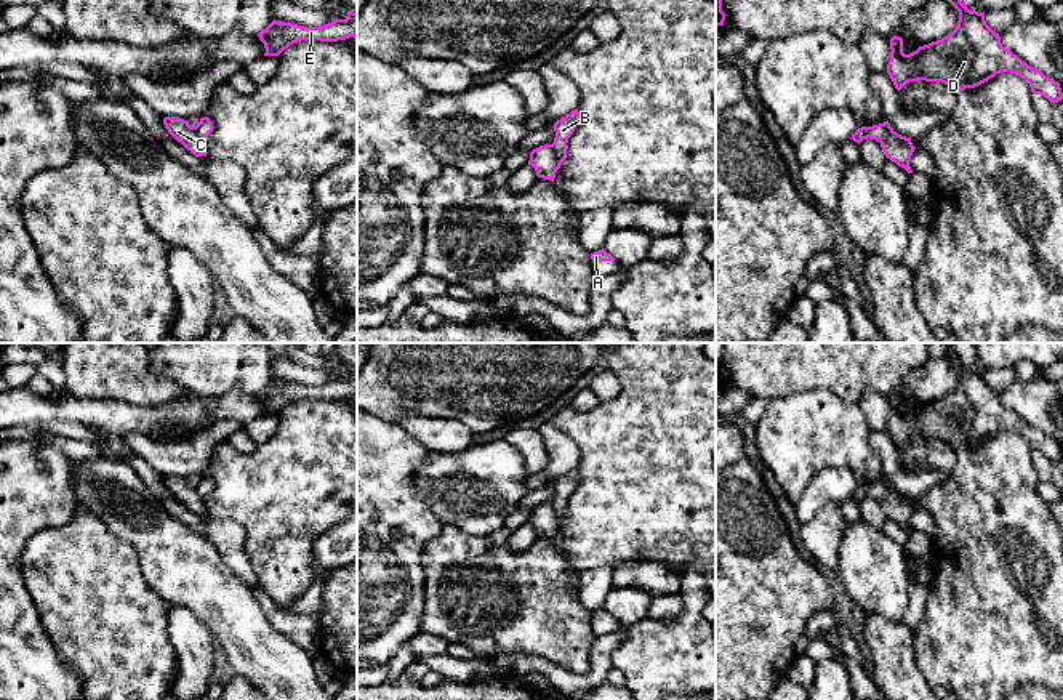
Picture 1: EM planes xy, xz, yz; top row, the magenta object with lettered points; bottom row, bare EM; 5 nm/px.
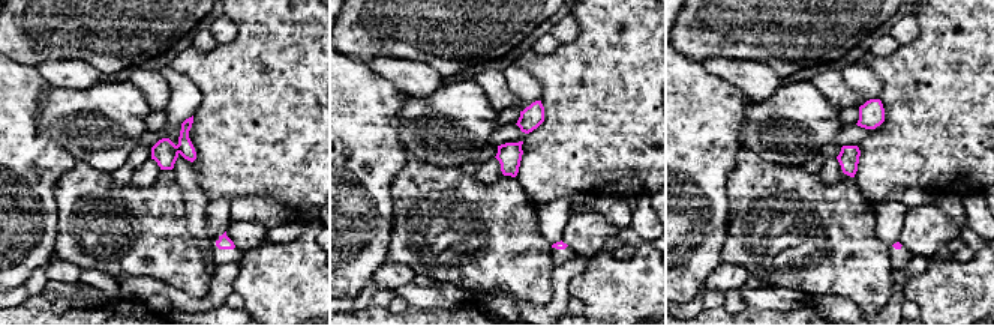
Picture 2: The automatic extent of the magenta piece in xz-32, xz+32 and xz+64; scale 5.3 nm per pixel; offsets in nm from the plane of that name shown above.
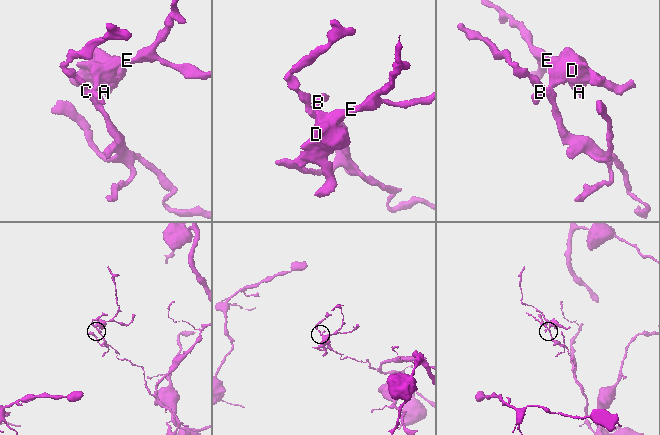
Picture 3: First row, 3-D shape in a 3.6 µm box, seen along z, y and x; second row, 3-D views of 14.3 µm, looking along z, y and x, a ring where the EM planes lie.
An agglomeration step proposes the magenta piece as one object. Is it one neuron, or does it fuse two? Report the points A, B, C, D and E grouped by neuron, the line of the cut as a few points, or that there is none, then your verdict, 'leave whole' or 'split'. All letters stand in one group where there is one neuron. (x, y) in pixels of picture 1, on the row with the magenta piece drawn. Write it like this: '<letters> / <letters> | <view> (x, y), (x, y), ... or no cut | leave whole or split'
A B D E / C | xz (551, 144), (562, 160) | split

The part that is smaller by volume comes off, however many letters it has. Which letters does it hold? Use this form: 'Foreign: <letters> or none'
Foreign: A, B, D, E

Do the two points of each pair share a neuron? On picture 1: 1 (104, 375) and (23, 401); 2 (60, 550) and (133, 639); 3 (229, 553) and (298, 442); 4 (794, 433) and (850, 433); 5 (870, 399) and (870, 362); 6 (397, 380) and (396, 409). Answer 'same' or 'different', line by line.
1: different
2: same
3: different
4: same
5: different
6: same

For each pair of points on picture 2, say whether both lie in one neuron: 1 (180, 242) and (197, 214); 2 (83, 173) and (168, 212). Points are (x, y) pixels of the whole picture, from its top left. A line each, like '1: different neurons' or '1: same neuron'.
1: different neurons
2: same neuron

